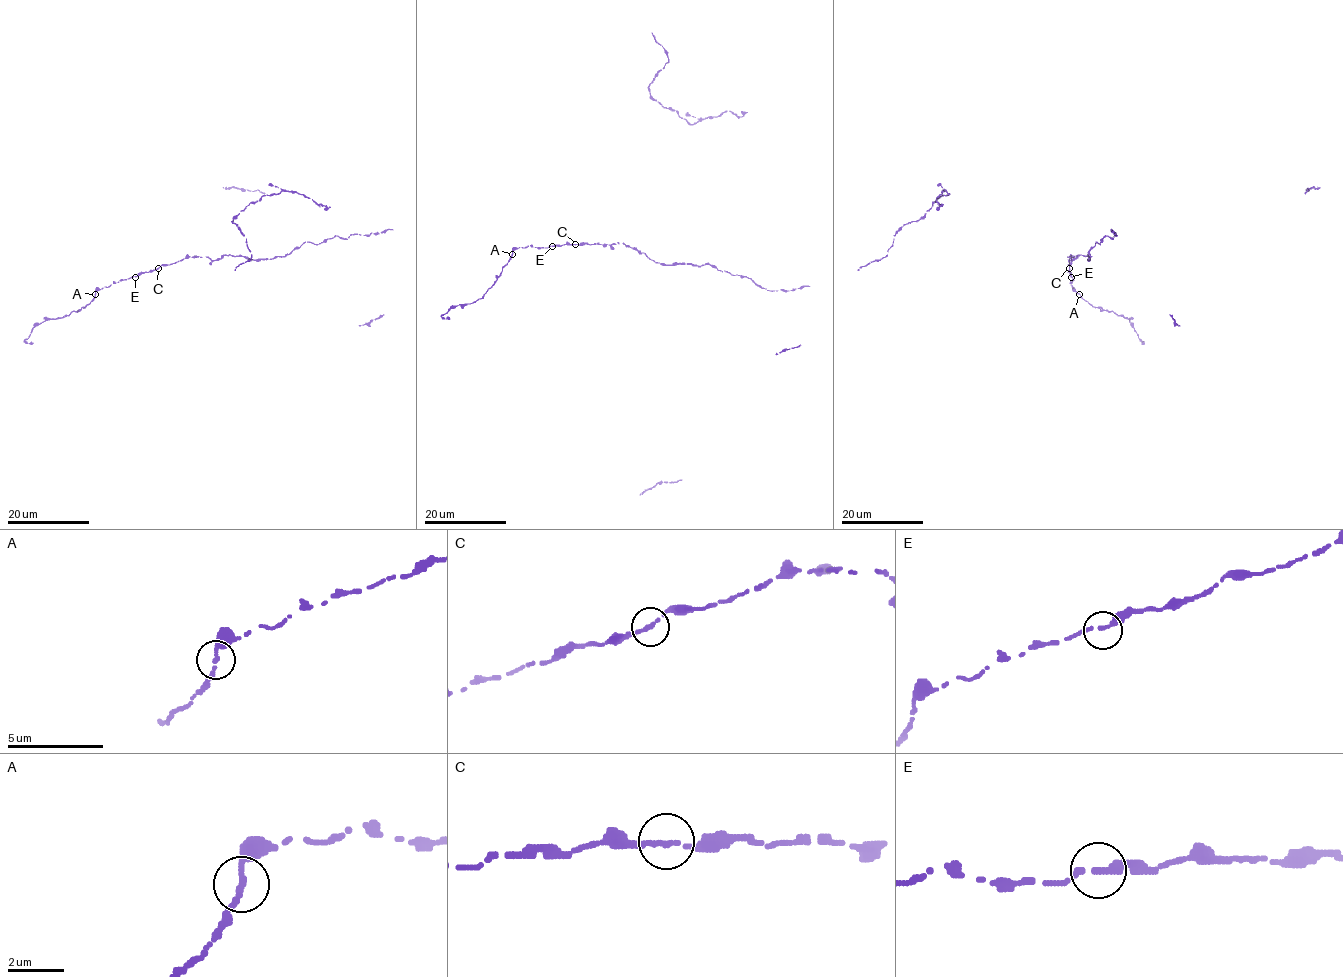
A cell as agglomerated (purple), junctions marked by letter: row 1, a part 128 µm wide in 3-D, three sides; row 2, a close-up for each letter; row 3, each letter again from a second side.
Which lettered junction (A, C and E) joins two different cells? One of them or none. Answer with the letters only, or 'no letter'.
no letter

